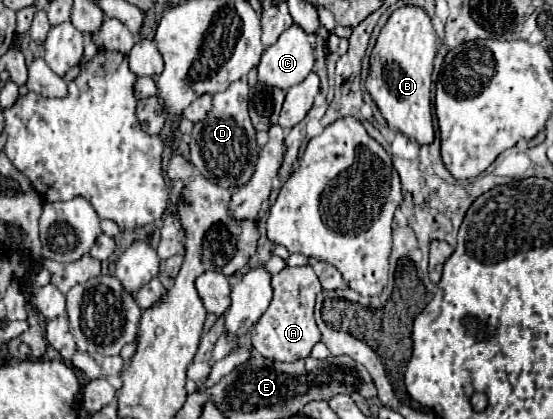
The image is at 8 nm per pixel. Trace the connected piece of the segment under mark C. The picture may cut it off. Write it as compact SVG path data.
M290 26L276 44L264 50L258 64L258 80L288 90L300 84L314 66L314 48L300 26Z

